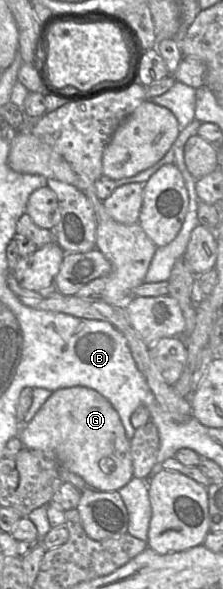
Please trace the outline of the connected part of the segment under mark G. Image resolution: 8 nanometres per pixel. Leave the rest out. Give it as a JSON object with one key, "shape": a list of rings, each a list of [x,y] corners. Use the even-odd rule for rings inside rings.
{"shape":[[[75,386],[52,392],[33,419],[22,425],[18,437],[23,448],[40,451],[45,457],[57,461],[68,471],[80,476],[88,487],[97,491],[117,491],[133,478],[130,440],[119,414],[103,395],[93,389]]]}

